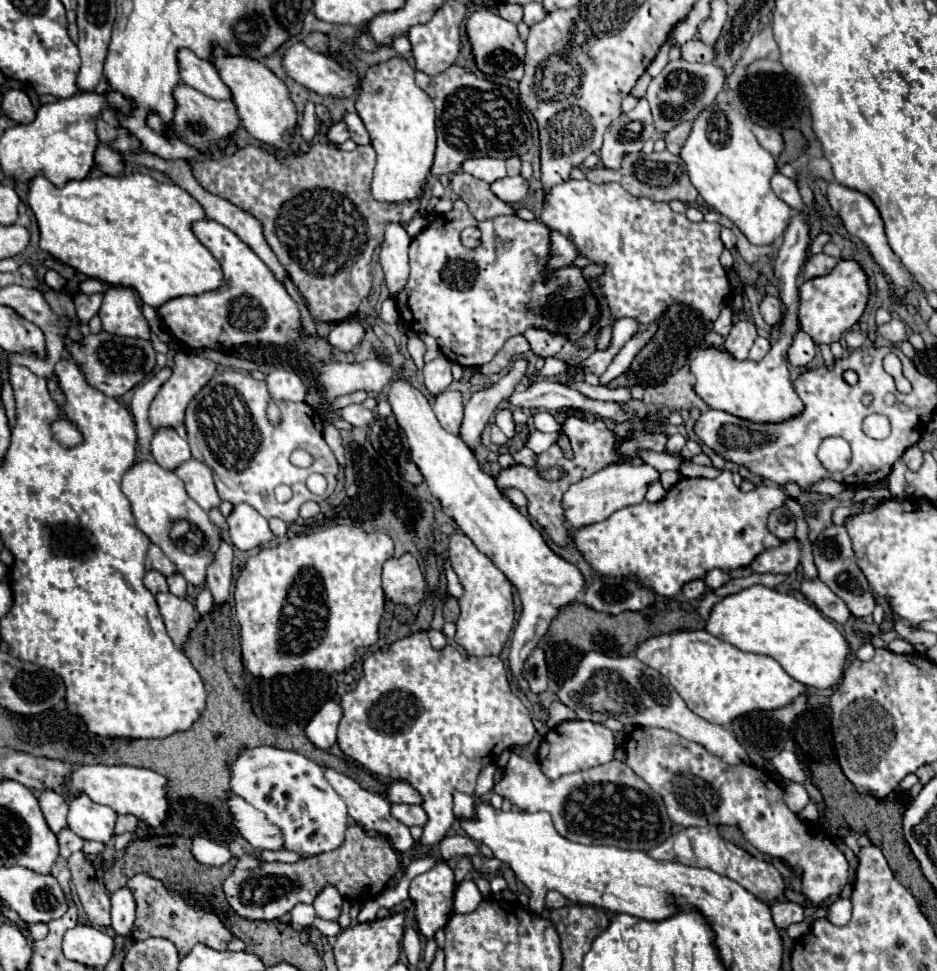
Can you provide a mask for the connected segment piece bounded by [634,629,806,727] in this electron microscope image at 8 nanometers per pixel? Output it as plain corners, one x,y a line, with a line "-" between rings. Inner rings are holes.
704,629
650,637
636,645
634,655
668,677
690,711
722,727
728,727
736,717
750,711
780,709
806,693
806,687
792,679
772,657
744,653

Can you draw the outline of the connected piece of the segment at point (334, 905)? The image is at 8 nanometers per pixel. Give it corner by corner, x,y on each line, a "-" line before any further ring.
326,887
316,899
314,899
314,909
320,919
326,921
338,921
340,917
340,907
342,907
342,897
334,887

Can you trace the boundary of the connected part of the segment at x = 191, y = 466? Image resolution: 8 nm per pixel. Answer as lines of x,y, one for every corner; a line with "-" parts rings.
188,459
182,465
178,465
174,471
184,481
188,495
204,511
210,511
212,507
220,505
220,497
216,493
214,481
212,481
212,469
208,465
204,465
198,459

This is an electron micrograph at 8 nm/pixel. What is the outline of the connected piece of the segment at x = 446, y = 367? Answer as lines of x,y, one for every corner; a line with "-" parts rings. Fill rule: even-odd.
440,355
434,361
424,365
422,375
424,375
424,385
426,385
430,395
442,393
454,381
452,373
450,373
450,367
452,367
452,363
444,355

